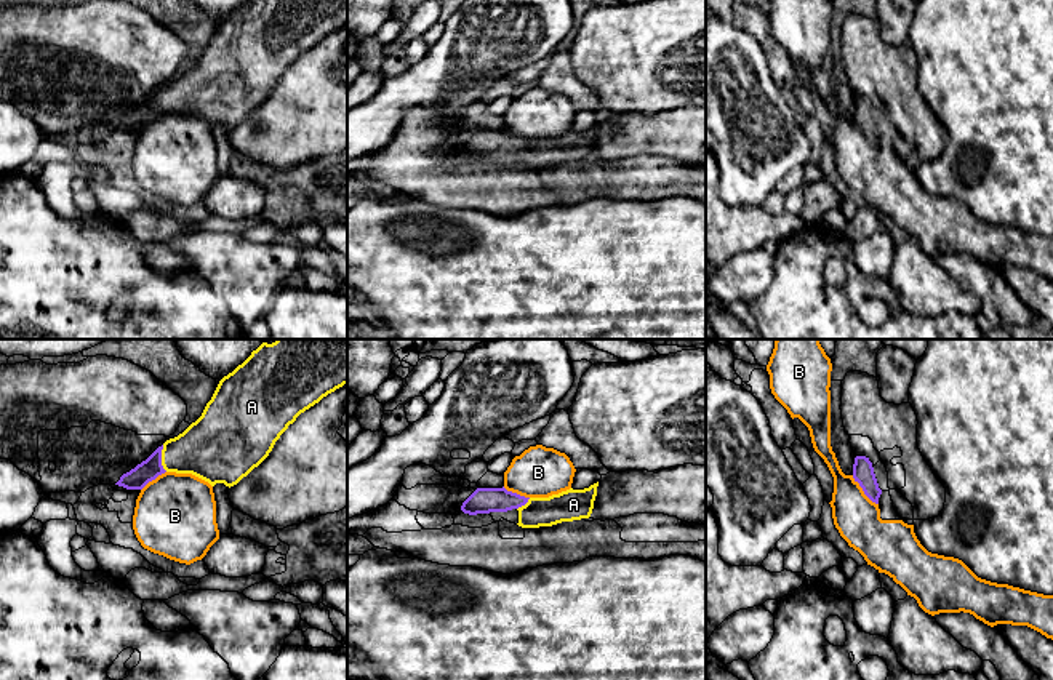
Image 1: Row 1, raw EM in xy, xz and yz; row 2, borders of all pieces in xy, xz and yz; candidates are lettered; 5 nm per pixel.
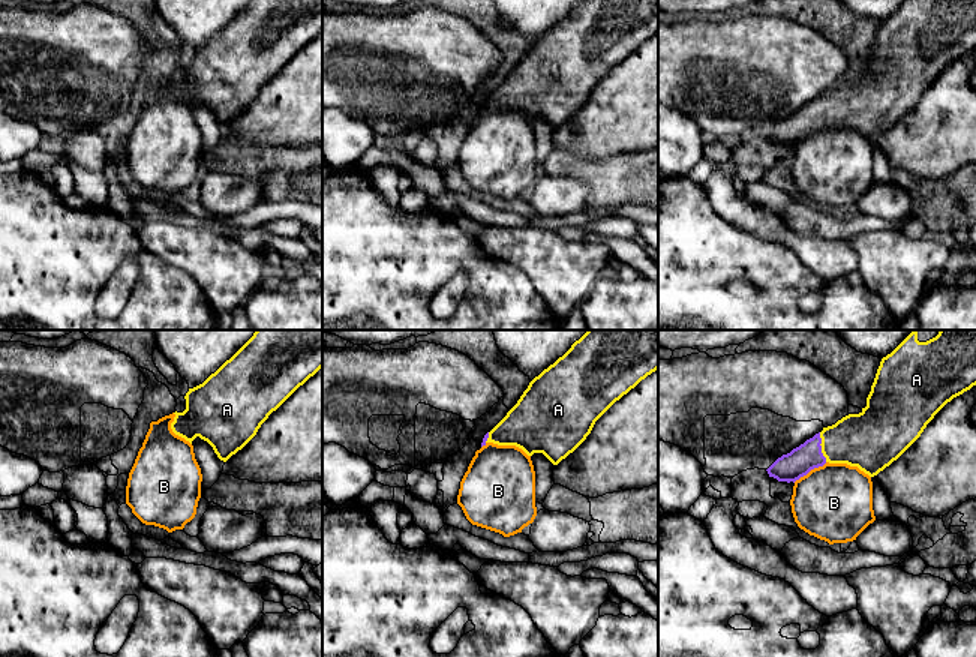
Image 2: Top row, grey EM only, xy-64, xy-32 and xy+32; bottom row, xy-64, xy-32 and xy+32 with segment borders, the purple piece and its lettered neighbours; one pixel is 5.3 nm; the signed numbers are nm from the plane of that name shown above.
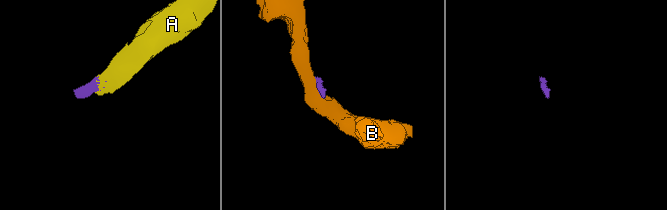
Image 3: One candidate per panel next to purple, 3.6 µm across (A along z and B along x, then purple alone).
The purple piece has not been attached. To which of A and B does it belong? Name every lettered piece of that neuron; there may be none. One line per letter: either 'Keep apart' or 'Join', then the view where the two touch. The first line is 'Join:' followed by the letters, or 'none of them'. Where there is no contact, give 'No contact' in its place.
Join: A
A: Join. Touches purple in xy
B: Keep apart. Touches purple in yz

